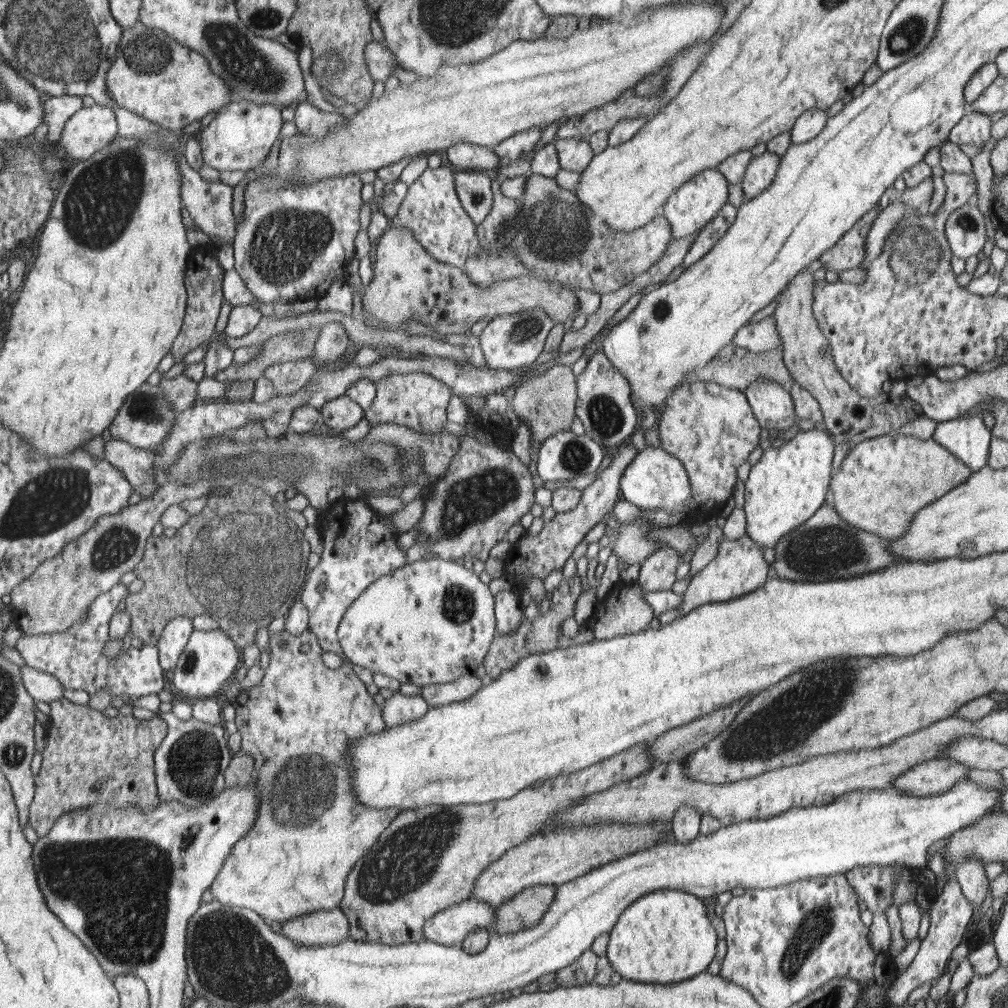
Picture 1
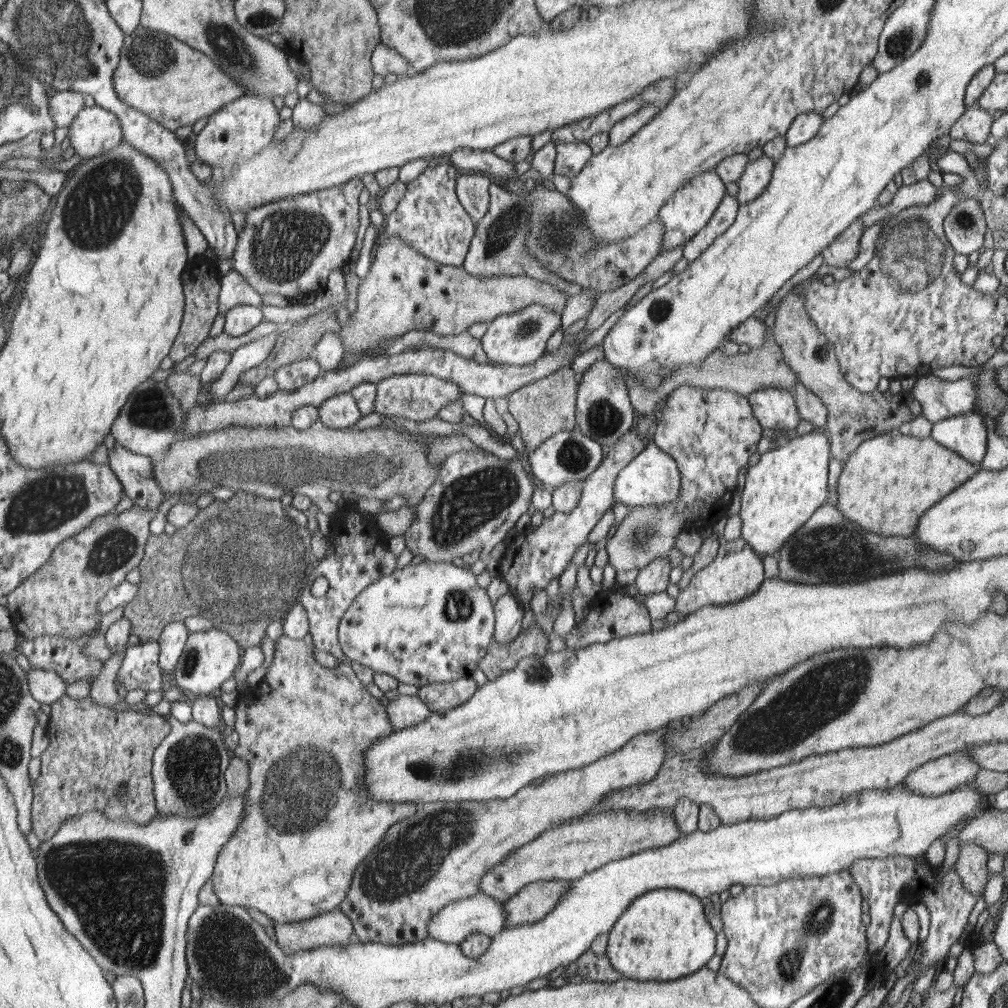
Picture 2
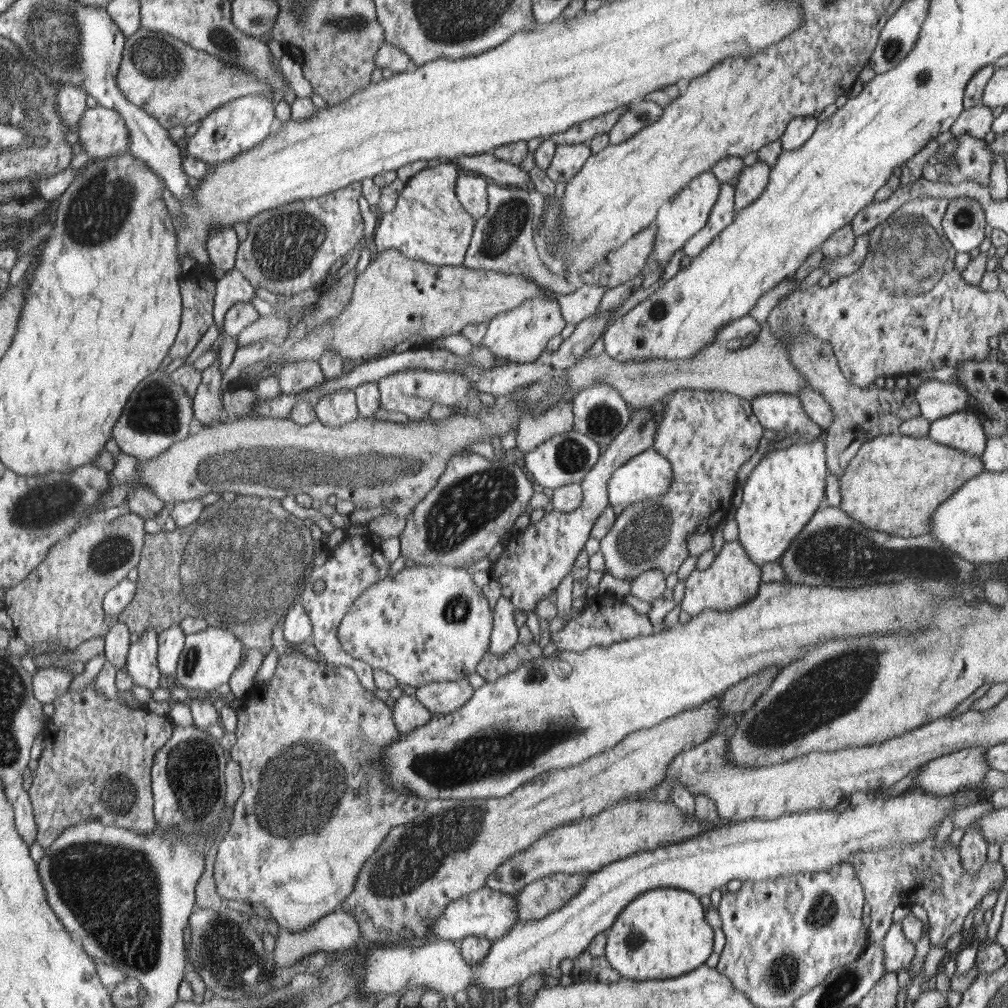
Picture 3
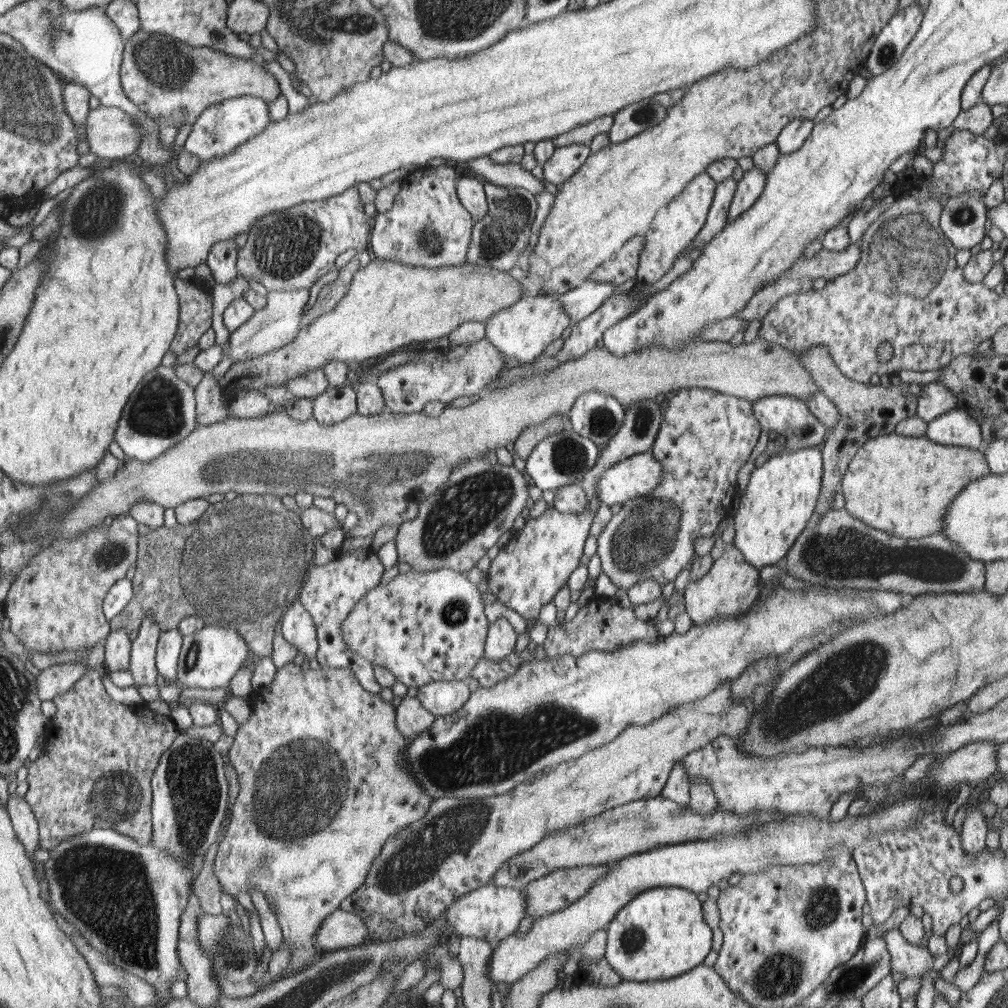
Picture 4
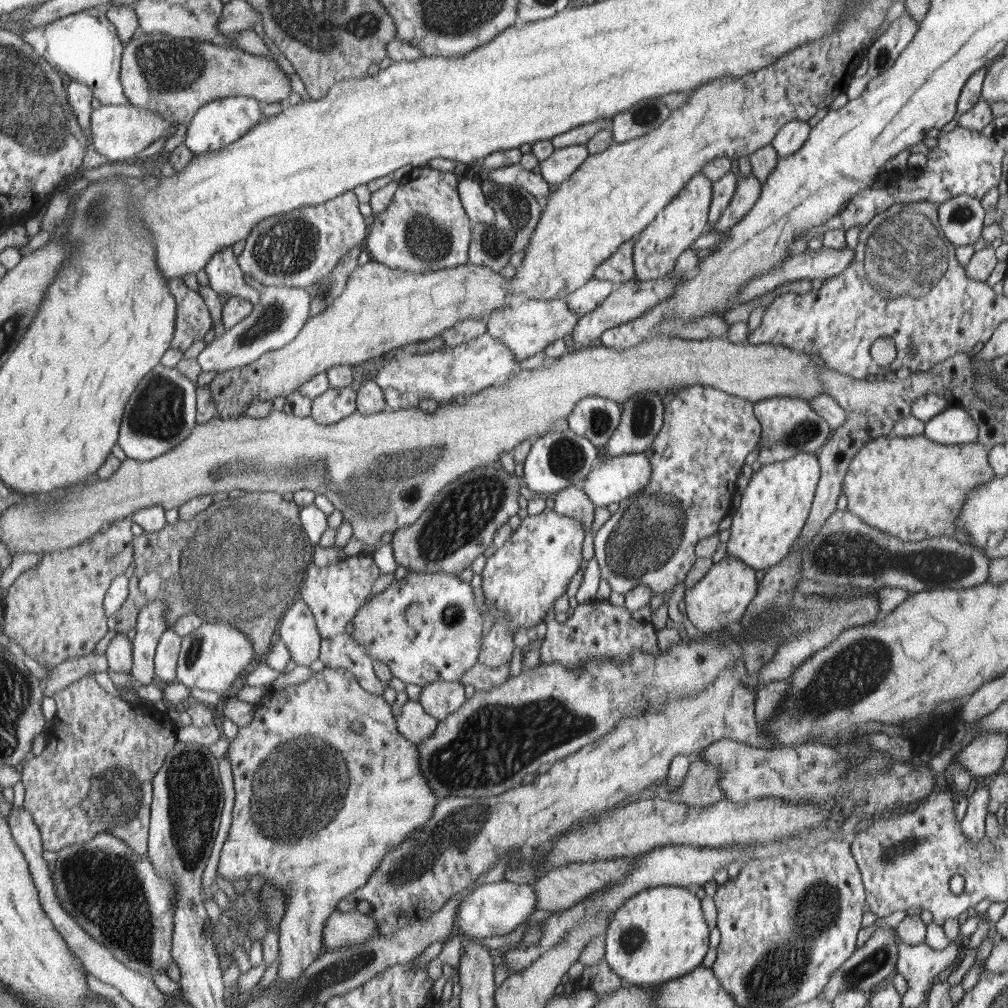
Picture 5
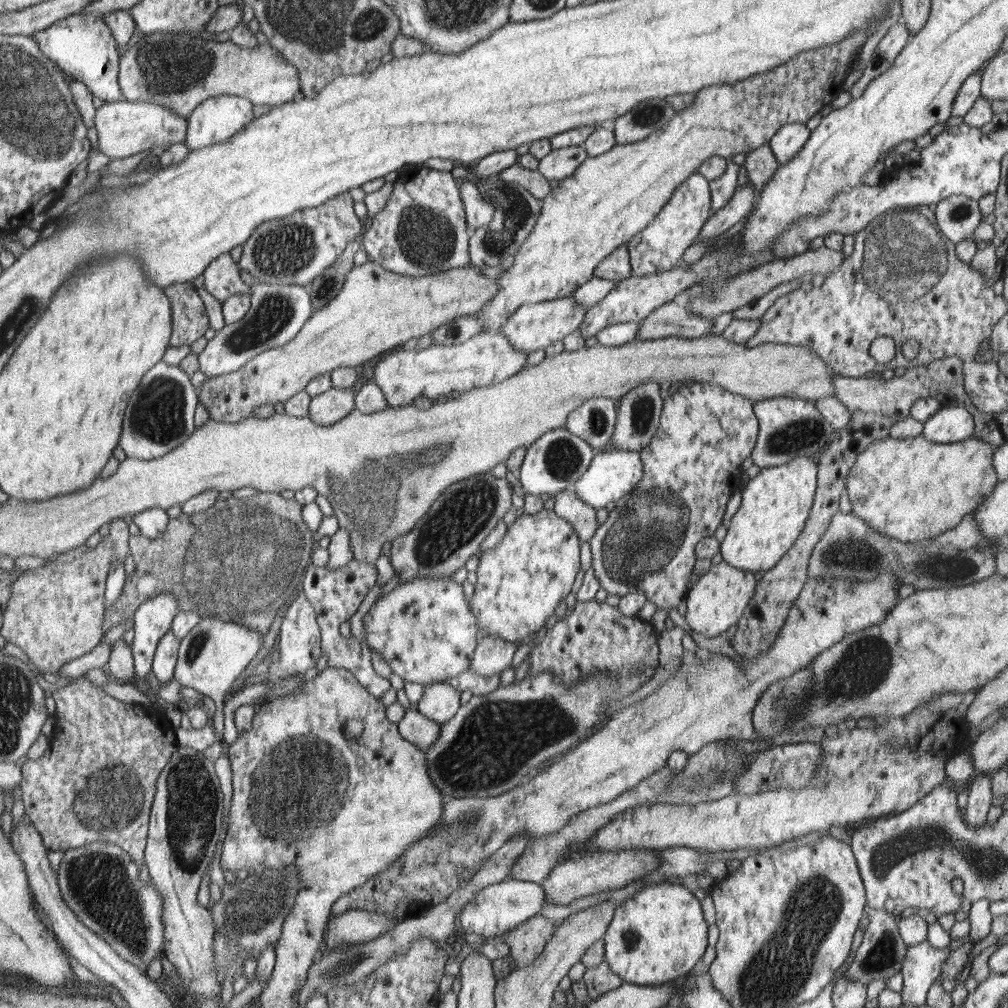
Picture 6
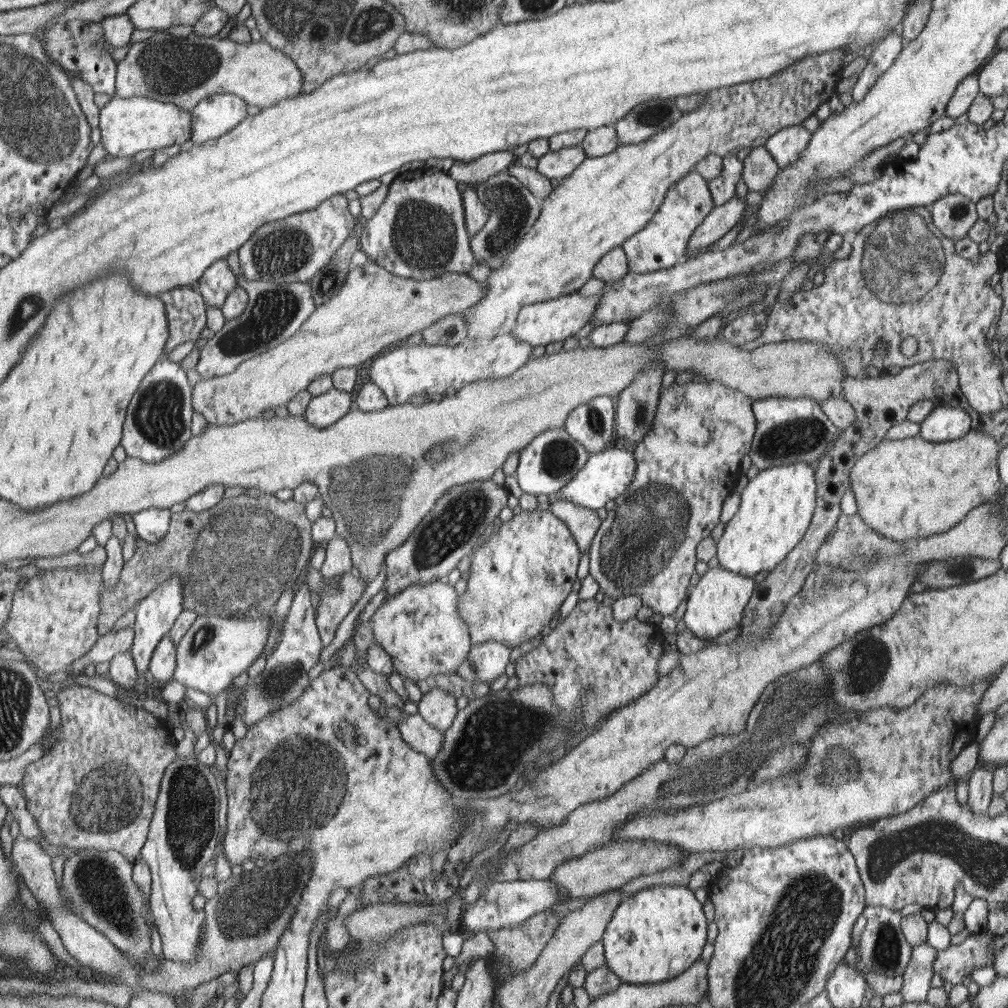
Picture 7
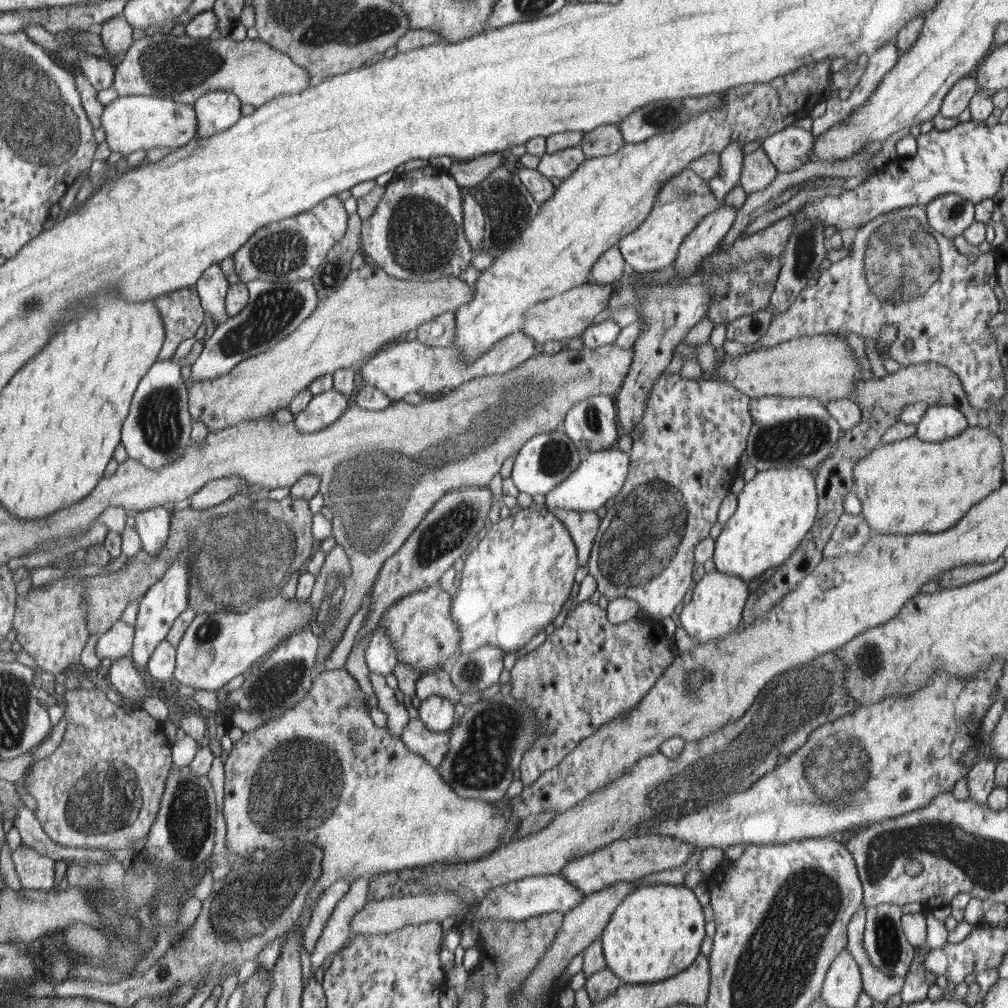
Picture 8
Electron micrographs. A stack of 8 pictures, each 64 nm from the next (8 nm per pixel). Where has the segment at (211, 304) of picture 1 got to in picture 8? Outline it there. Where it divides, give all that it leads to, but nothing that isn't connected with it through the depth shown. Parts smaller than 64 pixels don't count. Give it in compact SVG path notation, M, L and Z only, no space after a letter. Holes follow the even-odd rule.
M190 288L176 291L153 300L166 329L161 360L171 360L178 344L195 336L200 326L205 324L205 312L200 296Z

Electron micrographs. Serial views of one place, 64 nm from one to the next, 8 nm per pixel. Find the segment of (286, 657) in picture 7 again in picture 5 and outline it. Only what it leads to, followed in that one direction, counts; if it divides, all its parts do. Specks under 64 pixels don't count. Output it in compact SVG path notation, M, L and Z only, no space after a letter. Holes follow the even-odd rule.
M298 599L286 611L278 635L286 644L295 666L309 667L321 656L321 633L313 610L304 599Z

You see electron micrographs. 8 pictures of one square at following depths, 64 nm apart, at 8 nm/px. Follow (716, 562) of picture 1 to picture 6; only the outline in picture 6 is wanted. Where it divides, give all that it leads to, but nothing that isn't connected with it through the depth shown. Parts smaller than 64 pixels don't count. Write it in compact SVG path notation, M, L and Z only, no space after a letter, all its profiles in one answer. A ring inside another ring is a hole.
M726 562L712 565L706 574L696 578L686 596L685 618L688 626L704 636L718 636L726 632L730 626L741 620L746 605L754 596L754 588L756 588L754 572L734 568Z

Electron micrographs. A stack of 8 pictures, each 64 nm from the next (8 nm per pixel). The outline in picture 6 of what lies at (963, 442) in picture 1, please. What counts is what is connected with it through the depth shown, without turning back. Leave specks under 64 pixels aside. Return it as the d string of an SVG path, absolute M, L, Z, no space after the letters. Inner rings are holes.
M964 407L942 408L926 419L922 435L933 443L960 442L974 434L973 416Z

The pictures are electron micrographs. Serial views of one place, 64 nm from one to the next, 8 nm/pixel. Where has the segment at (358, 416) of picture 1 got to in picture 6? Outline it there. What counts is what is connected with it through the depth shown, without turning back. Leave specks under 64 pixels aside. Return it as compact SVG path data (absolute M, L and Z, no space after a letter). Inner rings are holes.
M330 388L311 397L308 417L322 426L332 426L348 417L356 408L356 396L352 389Z

